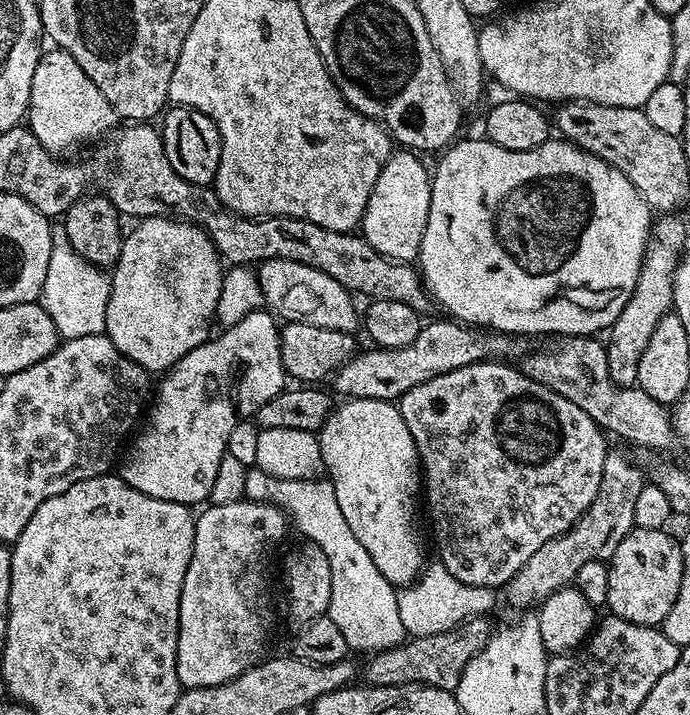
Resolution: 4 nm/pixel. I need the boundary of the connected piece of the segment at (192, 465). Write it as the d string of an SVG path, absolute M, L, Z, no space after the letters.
M209 338L204 341L204 352L208 352L208 380L212 380L212 392L204 396L204 404L196 404L200 396L184 392L184 376L188 376L188 364L184 372L174 365L168 369L160 384L160 393L156 396L156 405L148 416L148 425L139 429L138 435L131 441L118 474L130 486L150 494L150 498L162 498L196 506L199 500L207 501L218 474L219 462L228 451L227 439L238 421L236 408L236 383L234 373L240 368L240 359L232 364L224 364L224 348L216 348L216 343Z

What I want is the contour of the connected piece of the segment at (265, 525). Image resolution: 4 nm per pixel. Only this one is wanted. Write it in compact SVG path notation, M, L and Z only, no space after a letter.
M243 498L229 504L212 504L201 516L199 513L195 517L194 550L182 586L176 651L178 678L185 689L231 684L265 659L264 647L272 632L268 567L272 564L272 551L284 540L283 515L275 503Z

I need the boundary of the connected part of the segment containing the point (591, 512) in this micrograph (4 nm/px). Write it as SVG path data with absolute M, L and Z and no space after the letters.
M609 451L604 463L602 486L588 508L588 513L571 531L564 533L557 540L551 540L542 550L538 550L534 558L530 558L526 566L522 566L524 576L532 576L532 572L536 572L536 576L540 576L540 584L548 580L548 584L544 584L544 588L548 588L544 596L548 599L560 589L569 587L575 581L578 570L586 566L586 562L611 561L614 550L618 550L622 538L626 538L636 527L634 508L638 506L638 496L642 494L645 483L643 470L636 468L635 462L626 453Z

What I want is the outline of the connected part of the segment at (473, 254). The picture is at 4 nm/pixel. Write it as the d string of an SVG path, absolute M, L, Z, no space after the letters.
M487 138L462 140L453 143L441 155L445 156L431 173L430 214L418 257L418 265L420 264L418 272L426 292L429 292L448 311L445 313L449 317L465 325L479 326L496 334L519 334L521 337L529 338L528 336L536 336L539 332L553 332L556 336L588 338L593 334L600 334L596 332L603 333L611 329L634 290L636 276L640 273L642 253L648 247L650 235L648 201L640 197L637 188L617 168L612 168L602 158L590 154L584 148L579 148L577 144L563 138L549 138L534 150L506 150Z

